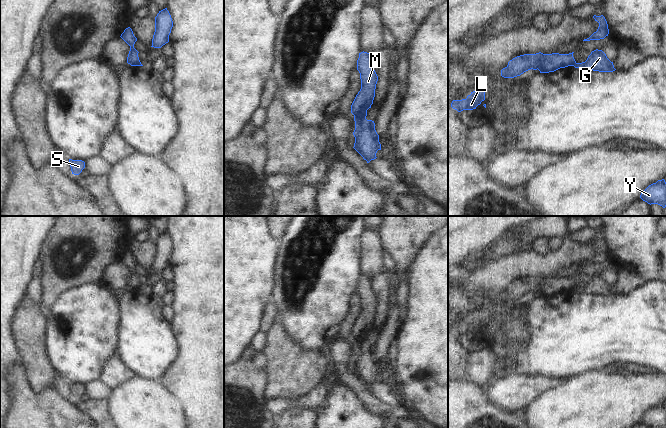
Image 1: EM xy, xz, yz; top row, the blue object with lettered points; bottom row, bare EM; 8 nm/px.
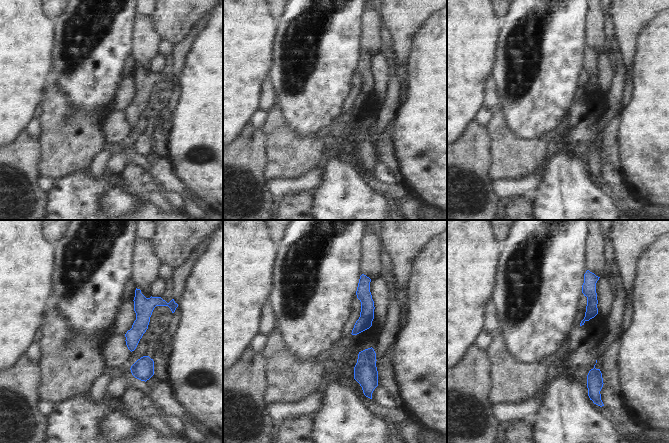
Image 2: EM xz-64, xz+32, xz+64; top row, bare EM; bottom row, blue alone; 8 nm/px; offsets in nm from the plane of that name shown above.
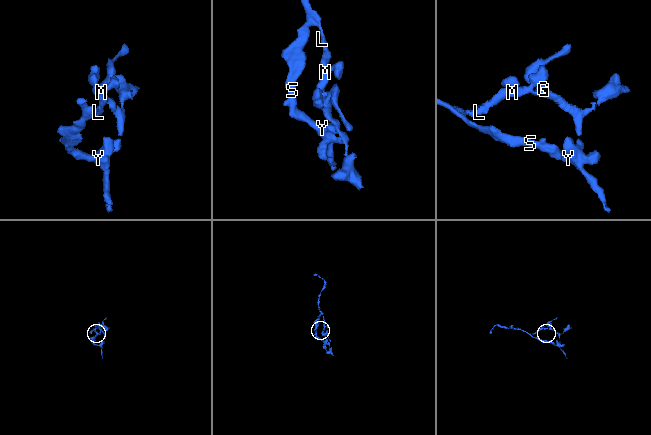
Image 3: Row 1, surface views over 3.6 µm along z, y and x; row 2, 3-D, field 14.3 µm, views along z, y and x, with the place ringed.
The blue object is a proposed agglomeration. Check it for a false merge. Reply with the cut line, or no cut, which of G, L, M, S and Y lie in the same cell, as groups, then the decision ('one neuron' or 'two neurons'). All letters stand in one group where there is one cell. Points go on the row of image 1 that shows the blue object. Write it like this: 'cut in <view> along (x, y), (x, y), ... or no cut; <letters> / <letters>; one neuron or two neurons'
cut in xz along (365, 116), (362, 116), (355, 122); G / L M S Y; two neurons

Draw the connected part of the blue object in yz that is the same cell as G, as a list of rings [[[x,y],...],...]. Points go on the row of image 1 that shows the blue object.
[[[598,49],[592,51],[585,62],[575,62],[573,66],[581,70],[593,70],[599,72],[613,72],[616,70],[613,62],[607,58],[602,50]]]

